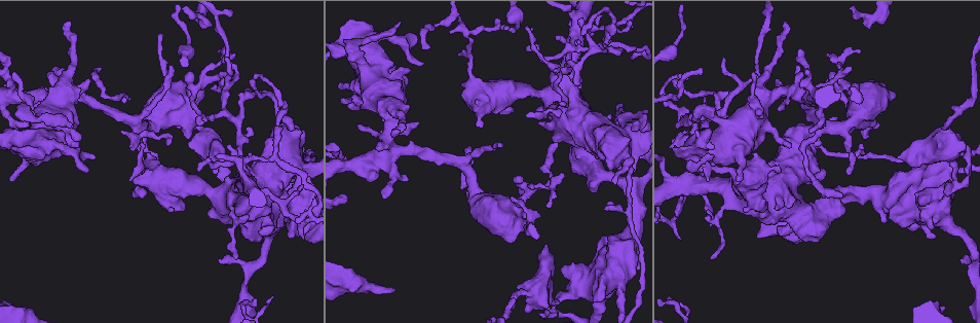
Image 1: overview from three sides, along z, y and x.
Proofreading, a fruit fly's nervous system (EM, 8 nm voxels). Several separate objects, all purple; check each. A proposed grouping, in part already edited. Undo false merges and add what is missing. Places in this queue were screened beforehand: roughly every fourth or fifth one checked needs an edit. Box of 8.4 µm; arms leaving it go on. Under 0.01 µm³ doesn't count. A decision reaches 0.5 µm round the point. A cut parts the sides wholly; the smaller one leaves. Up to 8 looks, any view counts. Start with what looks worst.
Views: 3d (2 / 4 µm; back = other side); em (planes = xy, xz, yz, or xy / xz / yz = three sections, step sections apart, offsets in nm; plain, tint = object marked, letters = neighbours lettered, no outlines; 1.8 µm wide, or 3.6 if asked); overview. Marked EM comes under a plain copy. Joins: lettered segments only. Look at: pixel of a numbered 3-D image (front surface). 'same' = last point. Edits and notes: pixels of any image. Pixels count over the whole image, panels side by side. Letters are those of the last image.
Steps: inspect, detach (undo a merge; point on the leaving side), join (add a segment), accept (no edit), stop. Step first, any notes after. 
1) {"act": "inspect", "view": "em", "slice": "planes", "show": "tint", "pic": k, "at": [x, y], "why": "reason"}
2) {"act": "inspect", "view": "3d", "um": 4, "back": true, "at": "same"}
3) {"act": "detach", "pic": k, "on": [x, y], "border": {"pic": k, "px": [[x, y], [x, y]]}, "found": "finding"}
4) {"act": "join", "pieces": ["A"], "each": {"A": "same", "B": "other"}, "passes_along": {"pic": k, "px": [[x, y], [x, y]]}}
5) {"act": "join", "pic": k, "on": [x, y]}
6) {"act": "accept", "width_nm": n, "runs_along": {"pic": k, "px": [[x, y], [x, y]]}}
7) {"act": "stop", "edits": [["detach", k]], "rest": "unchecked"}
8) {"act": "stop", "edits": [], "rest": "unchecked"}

{"act": "inspect", "view": "em", "um": 3.6, "slice": "yz", "step": 16, "show": "tint", "pic": 1, "at": [296, 166], "why": "thick turns thin"}

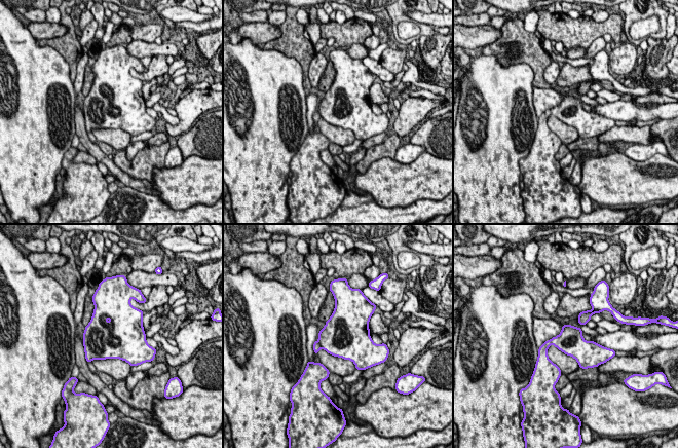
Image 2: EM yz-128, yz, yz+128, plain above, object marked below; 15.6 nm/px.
{"act": "inspect", "view": "em", "um": 3.6, "slice": "planes", "show": "letters", "at": "same"}

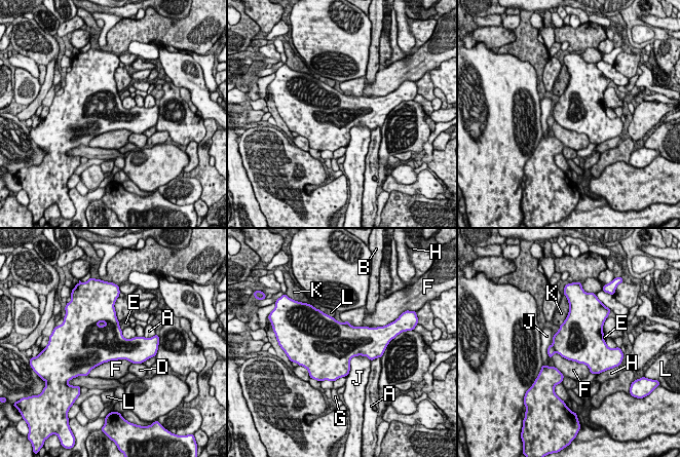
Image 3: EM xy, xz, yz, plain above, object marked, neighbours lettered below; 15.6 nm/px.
{"act": "accept", "each": {"A": "other", "B": "other", "D": "other", "E": "other", "F": "other", "G": "other", "H": "other", "J": "other", "K": "other", "L": "other"}, "border": {"pic": 3, "px": [[370, 359], [354, 355], [345, 376]]}, "found": "one cell here"}

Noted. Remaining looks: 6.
{"act": "inspect", "view": "3d", "um": 4, "pic": 1, "at": [564, 72], "why": "abrupt turn"}

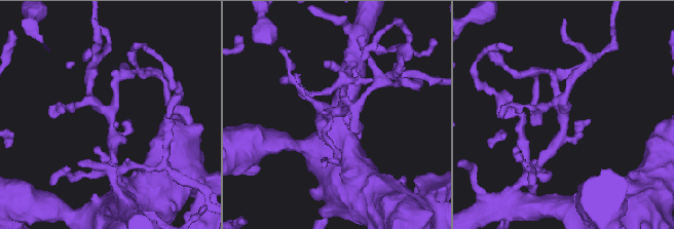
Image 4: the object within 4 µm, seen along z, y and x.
{"act": "inspect", "view": "em", "slice": "planes", "show": "tint", "pic": 4, "at": [563, 111]}

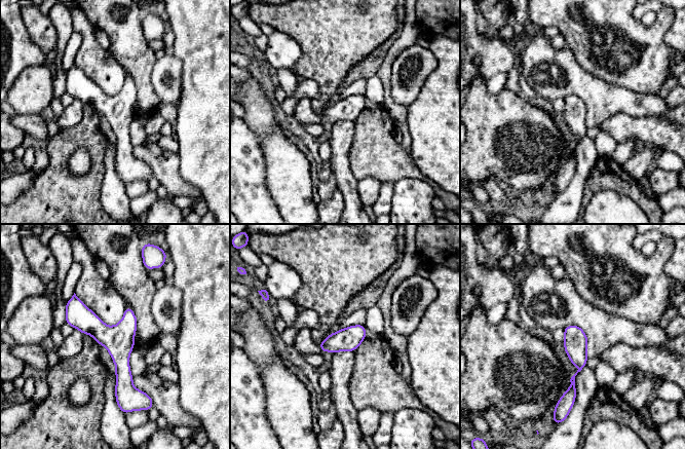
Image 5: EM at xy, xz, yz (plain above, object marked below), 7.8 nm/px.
{"act": "inspect", "view": "em", "slice": "planes", "show": "letters", "at": "same"}

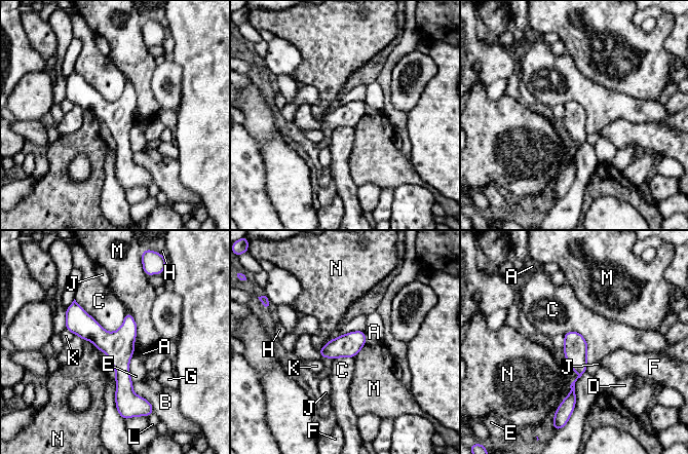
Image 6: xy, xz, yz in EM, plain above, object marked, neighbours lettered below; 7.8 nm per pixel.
{"act": "accept", "width_nm": 190, "each": {"A": "other", "B": "other", "C": "other", "D": "other", "E": "other", "F": "other", "G": "other", "H": "other", "J": "other", "K": "other", "L": "other", "M": "other", "N": "other"}, "runs_along": {"pic": 6, "px": [[74, 304], [119, 356], [120, 407]]}, "found": "continuous, no second cell"}

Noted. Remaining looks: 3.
{"act": "inspect", "view": "3d", "um": 2, "pic": 1, "at": [675, 125], "why": "free end"}

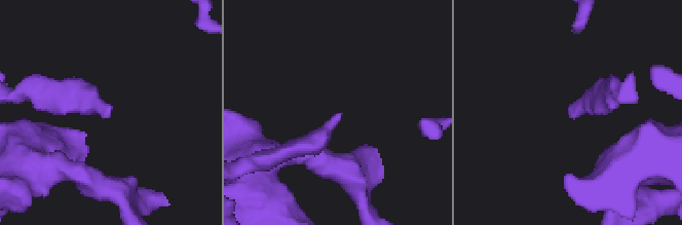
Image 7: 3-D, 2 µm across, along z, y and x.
{"act": "inspect", "view": "em", "slice": "yz", "step": 8, "show": "letters", "pic": 7, "at": [570, 117]}

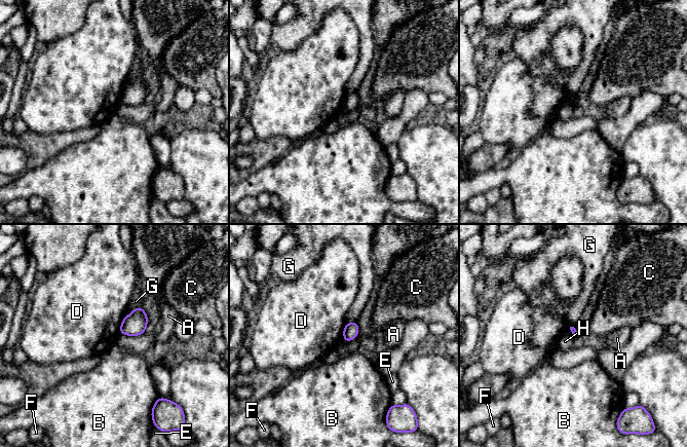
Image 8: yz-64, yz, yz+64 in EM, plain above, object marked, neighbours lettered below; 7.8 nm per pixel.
{"act": "accept", "each": {"A": "other", "B": "other", "C": "other", "D": "other", "E": "other", "F": "other", "G": "other", "H": "other"}, "border": {"pic": 8, "px": [[125, 317], [122, 320], [119, 333]]}, "found": "no lettered segment goes on from it"}

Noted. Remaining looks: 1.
{"act": "stop", "edits": [], "rest": "unchecked"}

